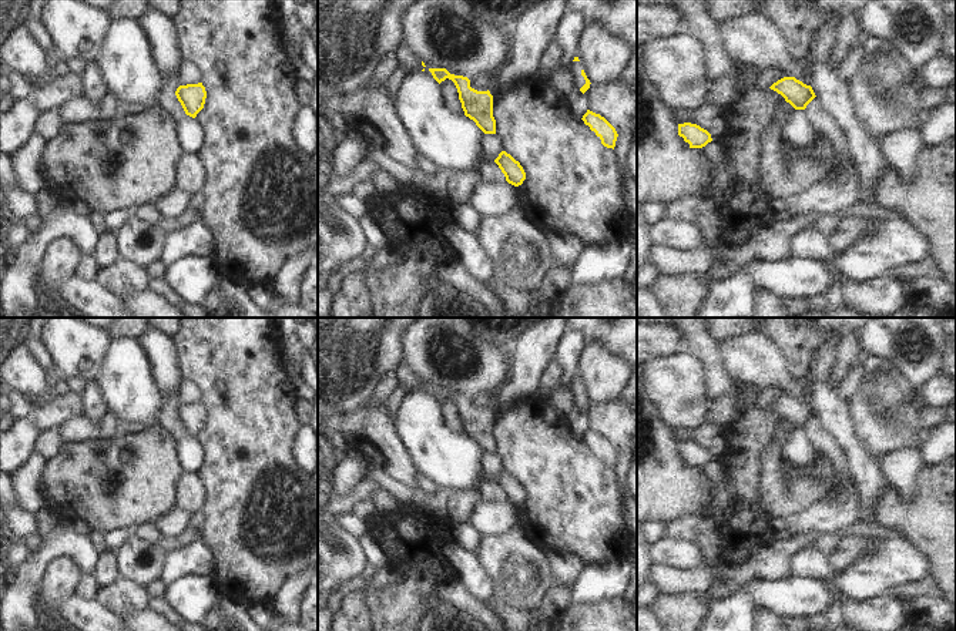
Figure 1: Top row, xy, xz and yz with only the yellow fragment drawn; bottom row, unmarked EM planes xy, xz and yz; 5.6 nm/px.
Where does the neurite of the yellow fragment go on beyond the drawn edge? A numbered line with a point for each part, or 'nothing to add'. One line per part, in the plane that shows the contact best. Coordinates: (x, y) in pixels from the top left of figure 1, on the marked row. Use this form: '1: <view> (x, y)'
nothing to add

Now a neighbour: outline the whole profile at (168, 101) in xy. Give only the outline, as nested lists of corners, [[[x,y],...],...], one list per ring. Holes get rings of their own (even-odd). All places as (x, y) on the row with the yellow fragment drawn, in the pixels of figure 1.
[[[178,73],[170,74],[162,81],[162,93],[158,98],[158,107],[168,111],[175,120],[185,114],[181,103],[178,101],[175,91],[180,87]]]

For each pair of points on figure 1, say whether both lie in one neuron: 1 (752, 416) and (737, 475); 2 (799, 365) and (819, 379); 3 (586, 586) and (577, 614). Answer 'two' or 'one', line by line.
1: one
2: two
3: two

